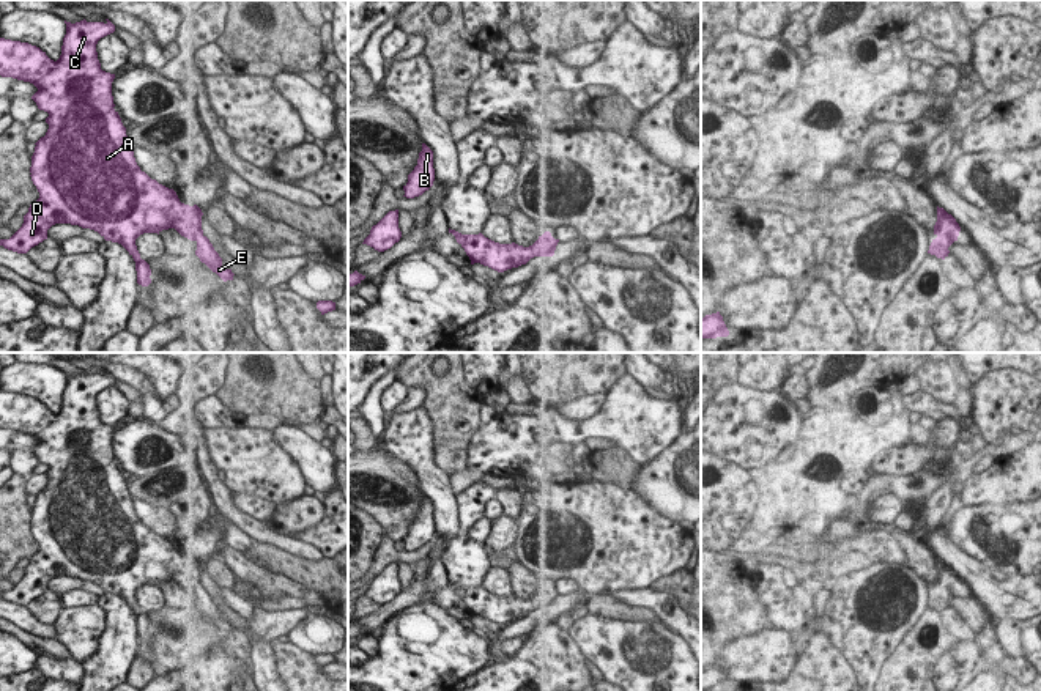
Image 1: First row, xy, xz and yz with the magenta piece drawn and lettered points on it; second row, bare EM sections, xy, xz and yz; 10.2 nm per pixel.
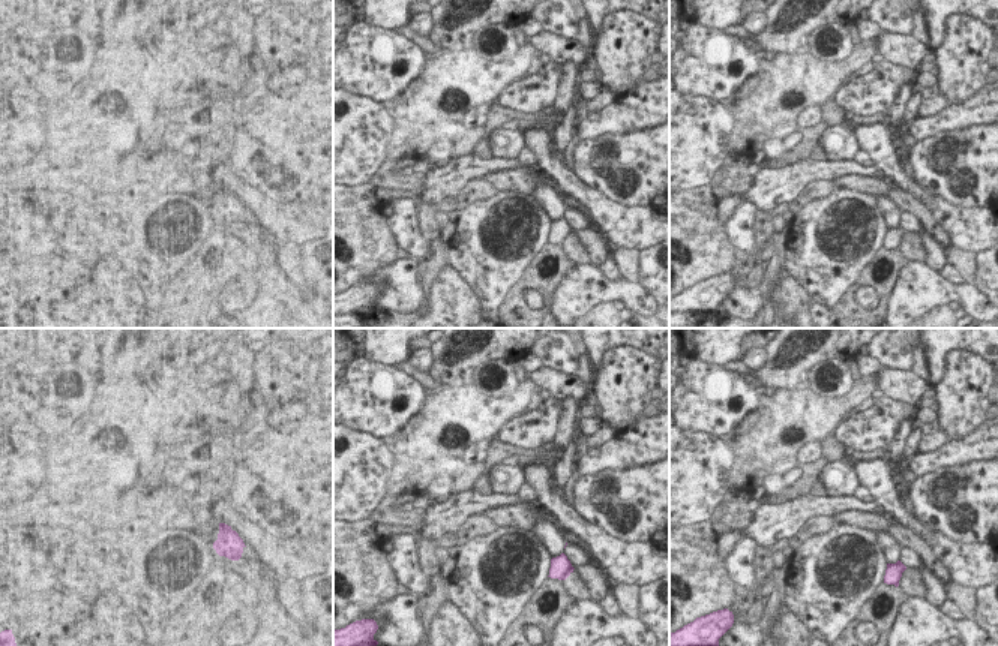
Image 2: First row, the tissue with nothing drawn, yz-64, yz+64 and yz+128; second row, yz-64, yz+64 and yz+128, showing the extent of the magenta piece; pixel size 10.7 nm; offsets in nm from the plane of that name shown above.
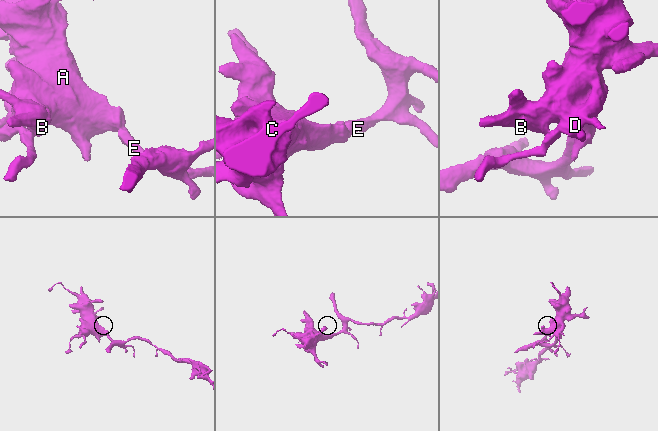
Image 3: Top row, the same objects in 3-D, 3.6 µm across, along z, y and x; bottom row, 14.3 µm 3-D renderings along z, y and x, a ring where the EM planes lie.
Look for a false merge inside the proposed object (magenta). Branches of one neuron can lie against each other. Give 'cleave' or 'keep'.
keep

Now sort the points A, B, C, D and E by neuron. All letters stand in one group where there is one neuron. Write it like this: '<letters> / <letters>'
A B C D E

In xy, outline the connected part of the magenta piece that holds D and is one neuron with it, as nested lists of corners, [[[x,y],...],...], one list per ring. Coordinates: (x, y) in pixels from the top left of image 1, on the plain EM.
[[[85,371],[76,376],[66,375],[66,387],[63,390],[61,408],[57,414],[50,412],[46,405],[28,395],[11,394],[0,390],[0,428],[33,436],[38,444],[31,449],[39,463],[49,466],[46,475],[49,482],[35,497],[31,508],[30,529],[39,545],[39,551],[33,554],[28,565],[24,568],[22,579],[9,590],[0,592],[0,598],[17,606],[27,606],[31,600],[47,592],[47,582],[55,576],[71,576],[82,581],[98,584],[106,593],[121,597],[135,614],[137,636],[148,639],[151,636],[150,617],[140,611],[135,592],[143,586],[161,586],[162,582],[175,581],[181,589],[195,593],[195,608],[224,634],[233,633],[232,622],[222,619],[222,611],[214,603],[209,592],[202,582],[202,562],[194,557],[180,554],[176,545],[151,532],[135,515],[134,501],[126,488],[126,480],[121,475],[118,464],[113,461],[112,434],[115,427],[101,422],[96,397],[101,390],[115,384],[115,378],[107,375],[87,375]]]

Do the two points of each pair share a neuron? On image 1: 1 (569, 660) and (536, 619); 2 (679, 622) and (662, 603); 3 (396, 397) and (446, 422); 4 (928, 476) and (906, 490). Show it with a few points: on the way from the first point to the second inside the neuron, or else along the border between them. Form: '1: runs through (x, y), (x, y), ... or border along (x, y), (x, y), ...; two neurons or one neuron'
1: border along (553, 620), (547, 625), (536, 625), (525, 638); two neurons
2: runs through (674, 617), (666, 608); one neuron
3: border along (400, 381), (408, 387); two neurons
4: runs through (923, 480), (911, 490); one neuron

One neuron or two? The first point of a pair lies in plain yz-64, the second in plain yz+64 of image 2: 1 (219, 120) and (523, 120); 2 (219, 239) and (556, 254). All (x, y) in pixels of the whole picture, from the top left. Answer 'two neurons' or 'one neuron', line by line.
1: one neuron
2: one neuron

